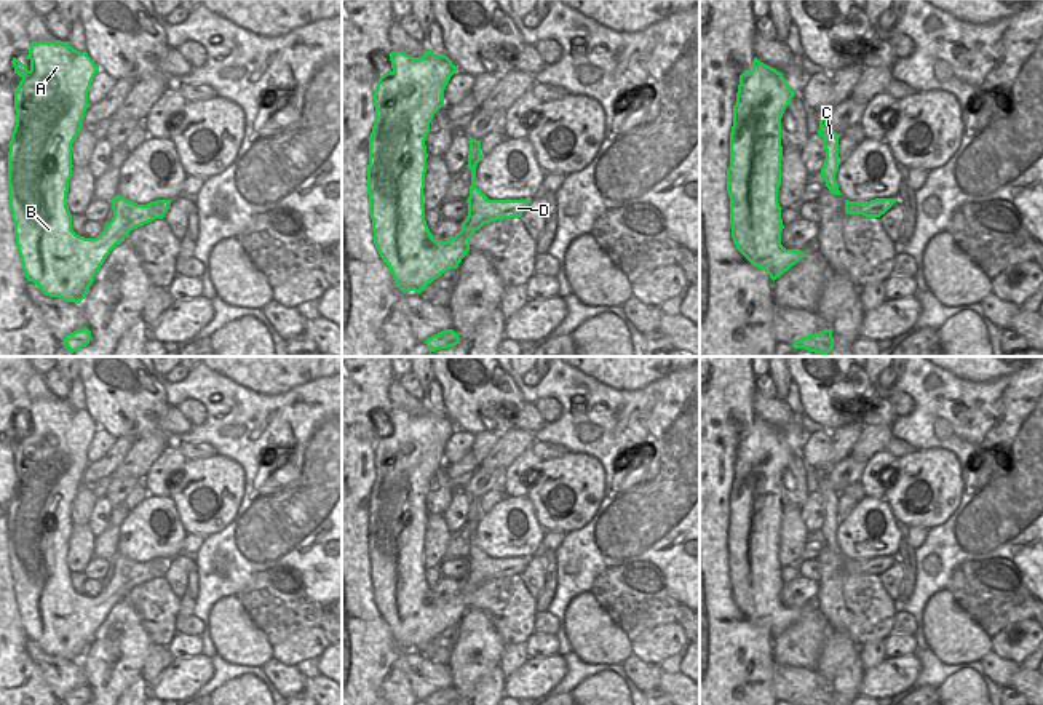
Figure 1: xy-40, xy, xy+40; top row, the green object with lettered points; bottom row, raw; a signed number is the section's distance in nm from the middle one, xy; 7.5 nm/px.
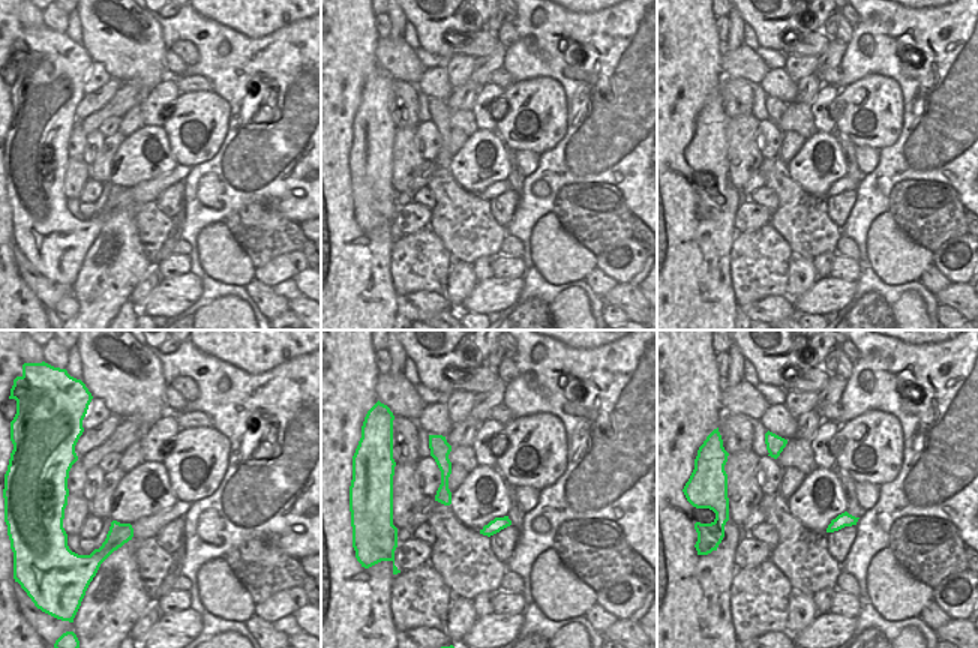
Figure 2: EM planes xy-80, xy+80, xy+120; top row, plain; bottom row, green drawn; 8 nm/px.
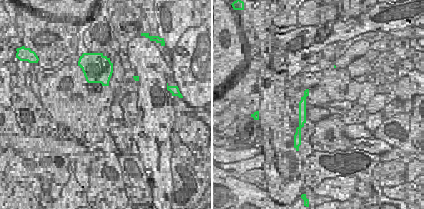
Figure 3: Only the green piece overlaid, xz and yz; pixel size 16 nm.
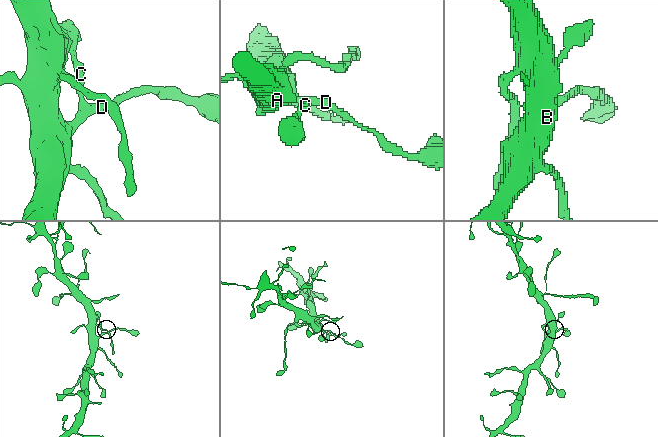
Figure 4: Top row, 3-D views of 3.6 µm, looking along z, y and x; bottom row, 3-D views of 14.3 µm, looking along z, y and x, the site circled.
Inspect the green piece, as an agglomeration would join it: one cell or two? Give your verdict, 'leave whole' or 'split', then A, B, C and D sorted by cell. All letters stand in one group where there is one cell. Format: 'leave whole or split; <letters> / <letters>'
leave whole; A B C D

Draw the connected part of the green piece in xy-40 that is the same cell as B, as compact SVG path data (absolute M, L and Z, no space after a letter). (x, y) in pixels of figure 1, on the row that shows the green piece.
M61 40L32 42L26 59L30 61L29 67L16 58L11 61L14 74L22 78L14 90L16 125L11 133L8 152L8 193L18 254L27 281L35 283L45 296L80 304L110 251L125 241L131 230L155 219L163 219L173 200L137 205L117 193L112 200L113 217L104 230L96 238L77 235L72 230L72 214L67 208L69 181L73 168L72 144L83 128L81 120L89 107L88 91L99 69L86 51L80 53L69 42Z

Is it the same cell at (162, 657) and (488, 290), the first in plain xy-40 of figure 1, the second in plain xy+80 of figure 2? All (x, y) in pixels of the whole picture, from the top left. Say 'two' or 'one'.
two

